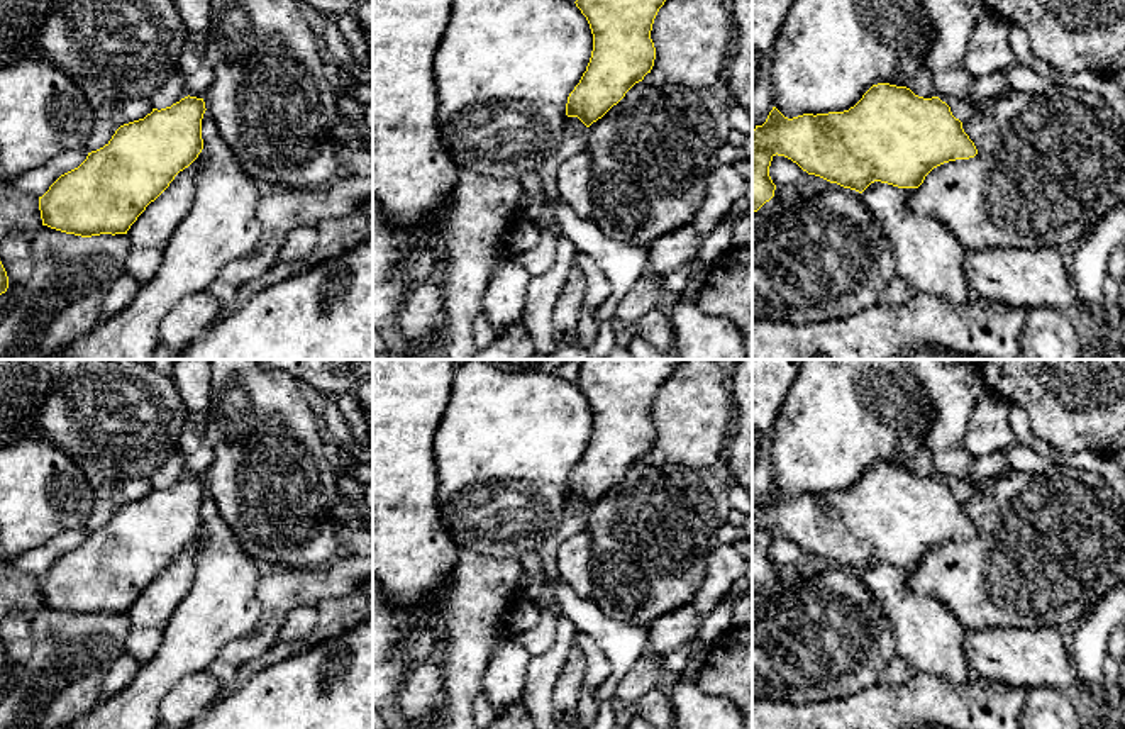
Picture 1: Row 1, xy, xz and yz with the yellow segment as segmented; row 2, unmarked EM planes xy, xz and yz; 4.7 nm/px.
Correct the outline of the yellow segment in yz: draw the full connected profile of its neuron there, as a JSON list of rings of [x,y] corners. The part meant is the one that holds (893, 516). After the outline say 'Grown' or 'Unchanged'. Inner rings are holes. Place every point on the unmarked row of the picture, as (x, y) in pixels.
[[[873,465],[862,478],[844,492],[784,497],[776,487],[762,505],[752,510],[752,592],[774,576],[769,556],[774,536],[784,536],[808,554],[862,573],[881,561],[898,568],[918,568],[937,546],[978,534],[974,522],[939,476],[923,478],[906,466]]]. Unchanged

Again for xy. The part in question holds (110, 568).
[[[185,476],[166,488],[152,488],[144,498],[120,505],[100,529],[88,532],[75,549],[61,554],[39,576],[42,605],[91,617],[100,614],[127,614],[130,605],[202,532],[203,478]]]. Unchanged

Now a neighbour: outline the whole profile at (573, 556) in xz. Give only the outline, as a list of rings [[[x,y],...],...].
[[[586,531],[566,539],[557,549],[557,573],[576,595],[591,595],[591,539]]]

